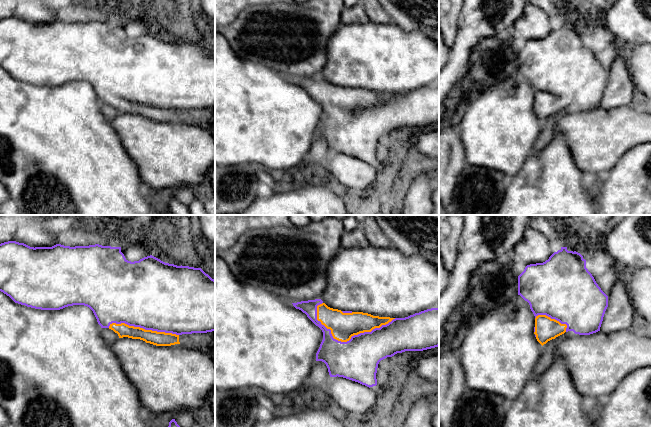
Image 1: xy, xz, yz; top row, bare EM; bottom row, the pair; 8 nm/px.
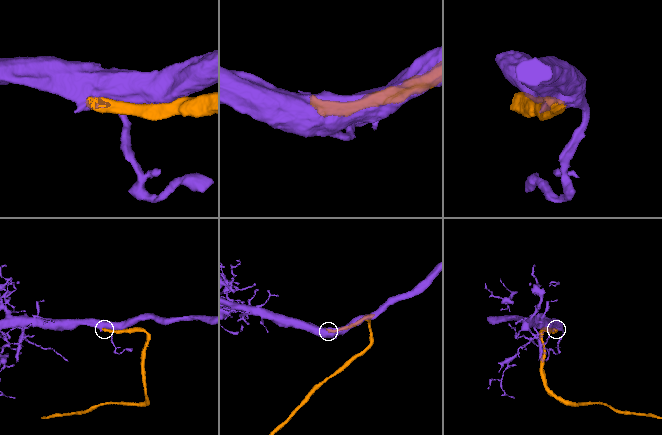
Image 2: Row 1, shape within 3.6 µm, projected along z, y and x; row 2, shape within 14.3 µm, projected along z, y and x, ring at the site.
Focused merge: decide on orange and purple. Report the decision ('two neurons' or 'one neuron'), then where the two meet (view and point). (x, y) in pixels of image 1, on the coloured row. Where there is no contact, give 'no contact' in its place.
one neuron | xz (348, 340)

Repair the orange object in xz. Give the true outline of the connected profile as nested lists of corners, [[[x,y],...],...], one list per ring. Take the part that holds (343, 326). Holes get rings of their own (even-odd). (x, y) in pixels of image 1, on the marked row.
[[[321,299],[292,304],[322,330],[323,340],[316,361],[326,364],[330,377],[343,377],[370,388],[377,385],[376,373],[381,360],[405,351],[423,351],[439,346],[439,307],[405,318],[390,318],[333,309]]]

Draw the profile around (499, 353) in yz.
[[[517,298],[498,305],[488,314],[473,322],[458,351],[465,374],[466,388],[498,394],[510,403],[514,401],[532,378],[533,371],[542,354],[543,346],[535,337],[534,327],[533,312],[530,307],[521,305]]]

